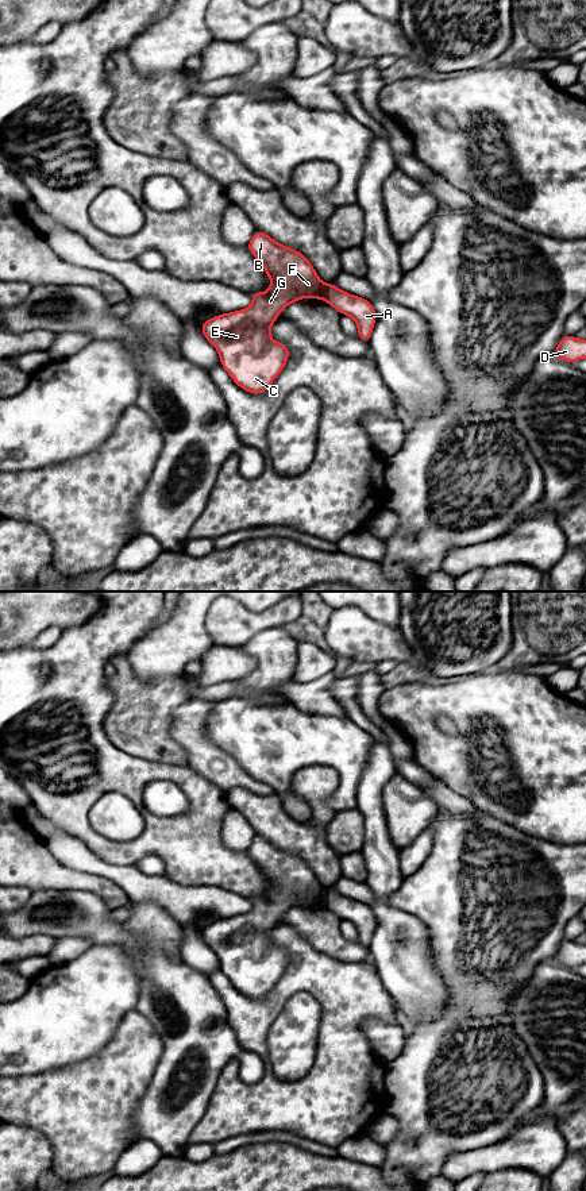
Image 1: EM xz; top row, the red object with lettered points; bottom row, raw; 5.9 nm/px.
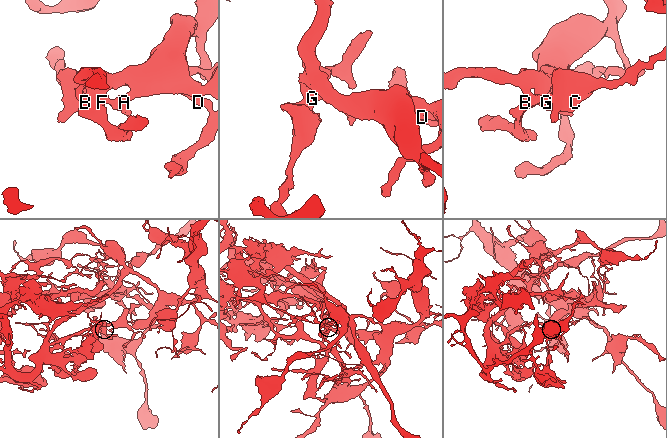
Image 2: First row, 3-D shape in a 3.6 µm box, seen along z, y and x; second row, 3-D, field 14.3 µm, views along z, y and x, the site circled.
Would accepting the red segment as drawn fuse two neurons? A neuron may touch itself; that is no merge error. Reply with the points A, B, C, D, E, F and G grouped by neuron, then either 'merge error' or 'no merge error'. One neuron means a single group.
A / B C D E F G; merge error

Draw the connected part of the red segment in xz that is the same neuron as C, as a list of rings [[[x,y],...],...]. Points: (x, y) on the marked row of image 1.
[[[255,231],[247,250],[262,265],[271,286],[265,293],[250,293],[252,304],[248,308],[205,320],[201,323],[201,332],[217,350],[220,365],[232,381],[251,394],[263,394],[285,369],[290,354],[288,346],[270,338],[273,323],[285,307],[300,298],[324,298],[327,284],[319,278],[315,267],[301,251],[275,242],[263,231]]]

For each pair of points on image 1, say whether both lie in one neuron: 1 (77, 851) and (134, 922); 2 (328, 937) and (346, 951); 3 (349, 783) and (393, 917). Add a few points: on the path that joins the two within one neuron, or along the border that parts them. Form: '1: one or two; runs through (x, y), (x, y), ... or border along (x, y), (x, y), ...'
1: two; border along (130, 900), (158, 904), (165, 910)
2: one; runs through (332, 941), (342, 949)
3: two; border along (362, 775), (358, 783), (355, 808)

